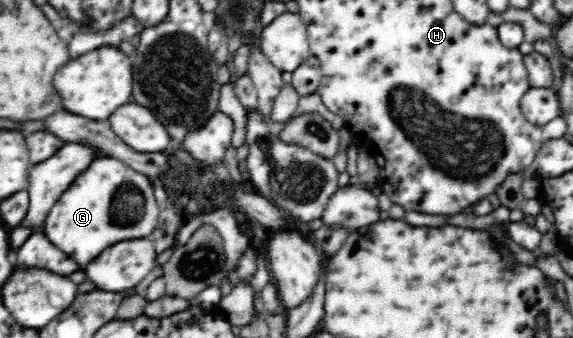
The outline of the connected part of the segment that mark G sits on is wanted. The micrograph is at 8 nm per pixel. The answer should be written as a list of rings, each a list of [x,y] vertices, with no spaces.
[[[98,155],[51,208],[43,222],[44,233],[82,269],[107,247],[120,241],[149,238],[154,233],[160,209],[156,207],[152,191],[152,183],[146,175],[140,177],[124,162]]]

